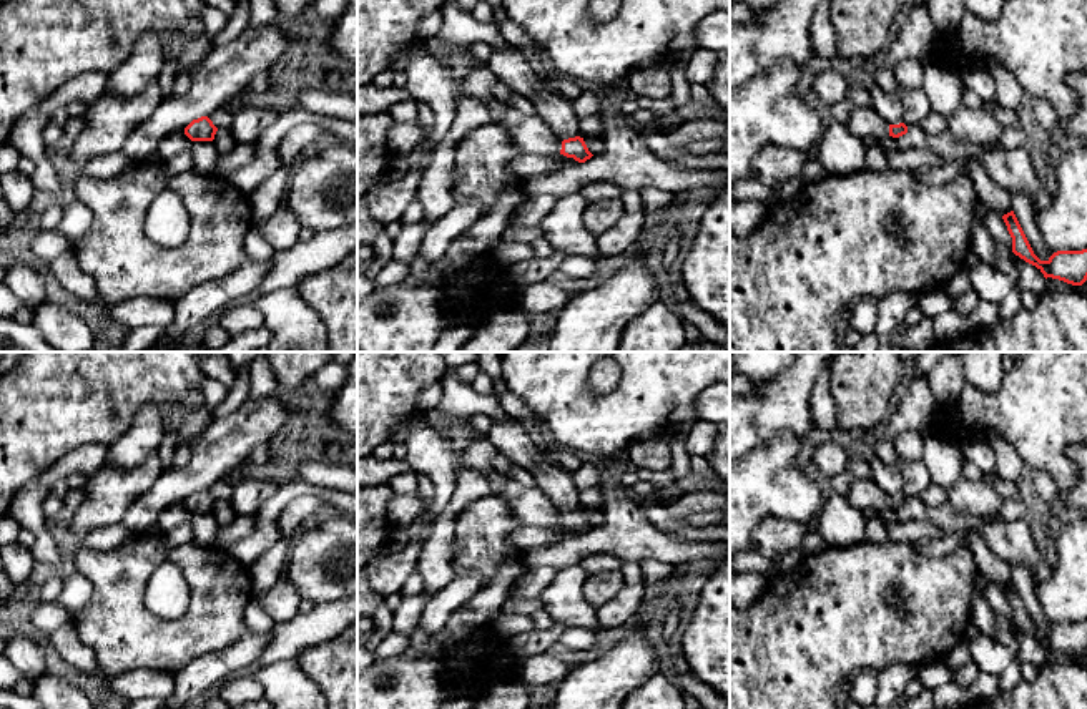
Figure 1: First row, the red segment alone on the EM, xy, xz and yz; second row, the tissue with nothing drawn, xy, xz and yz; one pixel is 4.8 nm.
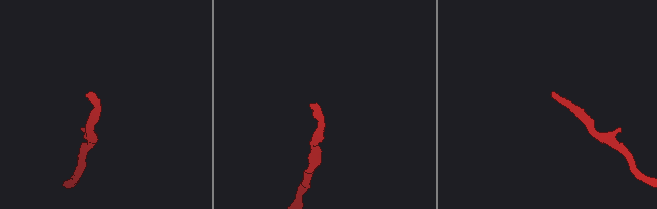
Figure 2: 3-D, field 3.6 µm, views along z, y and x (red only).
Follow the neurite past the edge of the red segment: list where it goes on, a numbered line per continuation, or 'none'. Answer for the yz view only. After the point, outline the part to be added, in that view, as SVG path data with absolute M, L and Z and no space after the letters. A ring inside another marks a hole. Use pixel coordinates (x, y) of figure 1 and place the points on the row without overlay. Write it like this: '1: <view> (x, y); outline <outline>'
1: yz (865, 493); outline M873 477L854 480L846 496L858 510L874 508L884 511L889 508L889 496L878 487Z

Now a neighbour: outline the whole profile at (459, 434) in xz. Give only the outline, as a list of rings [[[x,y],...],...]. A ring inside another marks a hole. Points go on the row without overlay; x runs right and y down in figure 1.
[[[435,417],[430,428],[434,428],[454,450],[469,445],[475,435],[470,420],[454,420],[450,417]]]

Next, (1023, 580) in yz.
[[[1022,563],[1009,565],[1011,568],[1011,578],[1012,583],[1034,623],[1034,626],[1040,633],[1049,633],[1049,629],[1054,626],[1047,616],[1042,613],[1042,608],[1035,596],[1035,581],[1030,575],[1029,568]]]

